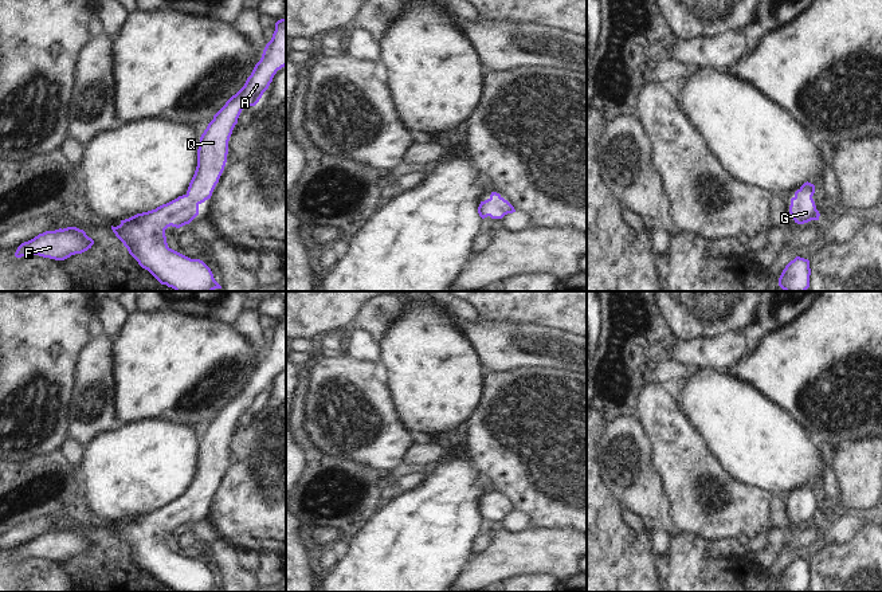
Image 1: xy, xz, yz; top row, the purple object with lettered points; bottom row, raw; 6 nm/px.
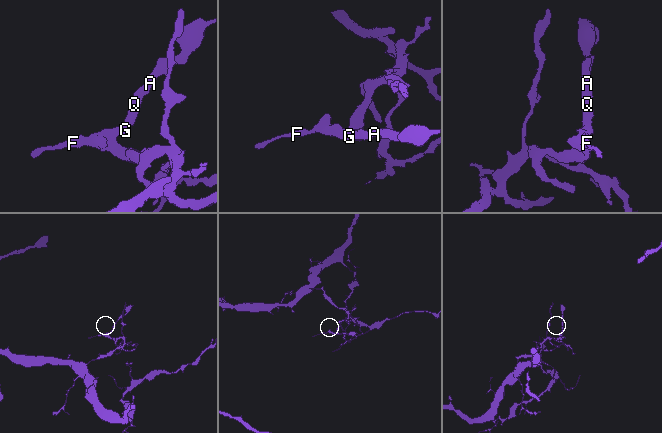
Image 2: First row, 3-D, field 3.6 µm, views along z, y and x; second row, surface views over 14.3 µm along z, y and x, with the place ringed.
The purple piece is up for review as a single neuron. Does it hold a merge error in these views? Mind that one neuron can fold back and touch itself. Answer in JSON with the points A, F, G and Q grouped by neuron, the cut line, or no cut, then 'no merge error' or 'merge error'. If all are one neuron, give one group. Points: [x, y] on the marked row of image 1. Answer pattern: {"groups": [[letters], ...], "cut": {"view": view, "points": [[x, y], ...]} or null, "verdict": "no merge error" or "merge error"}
{"groups": [["A", "F", "G", "Q"]], "cut": null, "verdict": "no merge error"}

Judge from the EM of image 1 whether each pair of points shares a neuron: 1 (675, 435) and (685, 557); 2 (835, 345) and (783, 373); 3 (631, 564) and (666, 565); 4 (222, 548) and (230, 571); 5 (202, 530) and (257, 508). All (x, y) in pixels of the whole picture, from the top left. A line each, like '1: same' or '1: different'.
1: different
2: same
3: different
4: same
5: different

